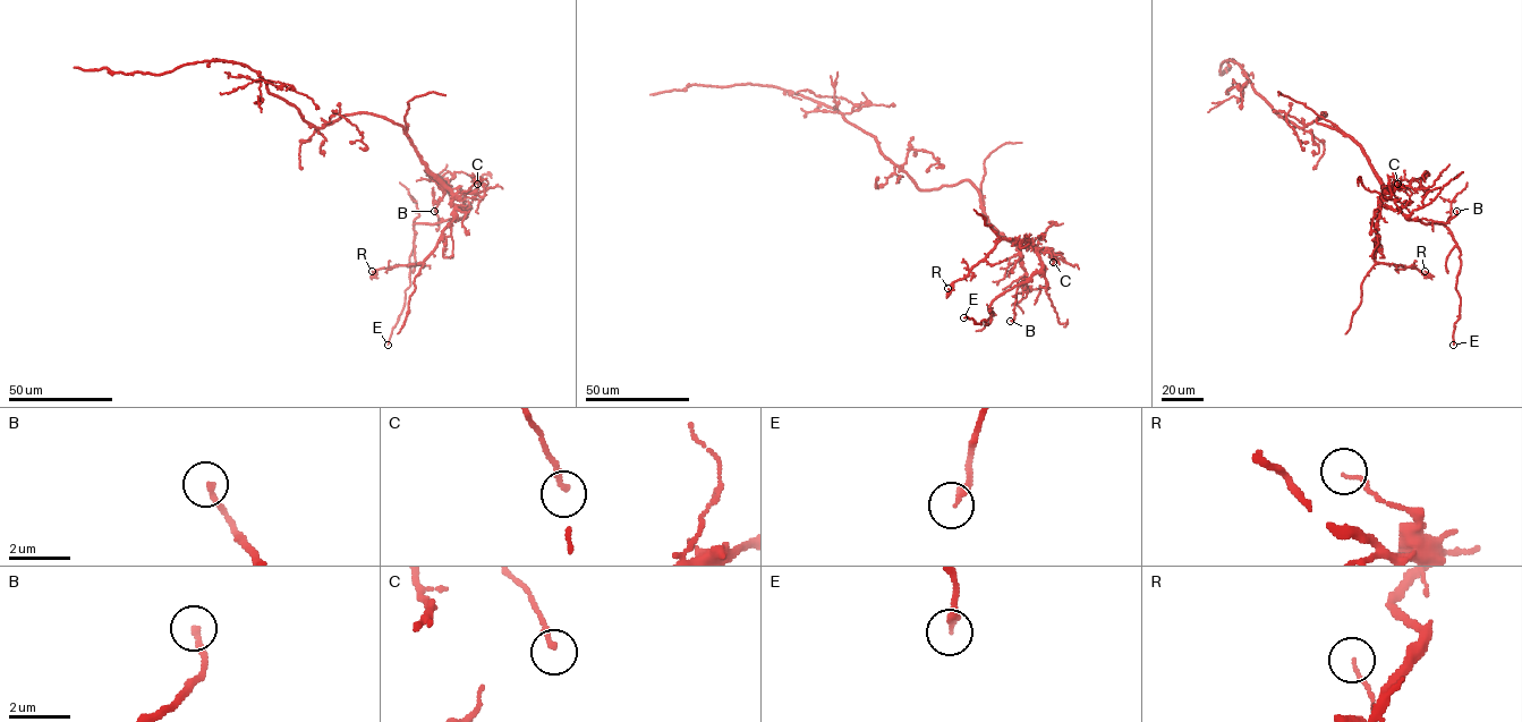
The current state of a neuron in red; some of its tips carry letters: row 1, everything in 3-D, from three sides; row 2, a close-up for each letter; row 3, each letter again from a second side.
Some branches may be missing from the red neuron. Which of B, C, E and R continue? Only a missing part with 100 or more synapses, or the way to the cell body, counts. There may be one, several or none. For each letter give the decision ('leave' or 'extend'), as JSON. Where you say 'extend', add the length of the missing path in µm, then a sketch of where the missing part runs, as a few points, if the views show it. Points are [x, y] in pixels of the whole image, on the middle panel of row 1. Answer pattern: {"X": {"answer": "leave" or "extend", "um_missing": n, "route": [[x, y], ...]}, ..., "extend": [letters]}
{"B": {"answer": "leave"}, "C": {"answer": "leave"}, "E": {"answer": "leave"}, "R": {"answer": "leave"}, "extend": []}

